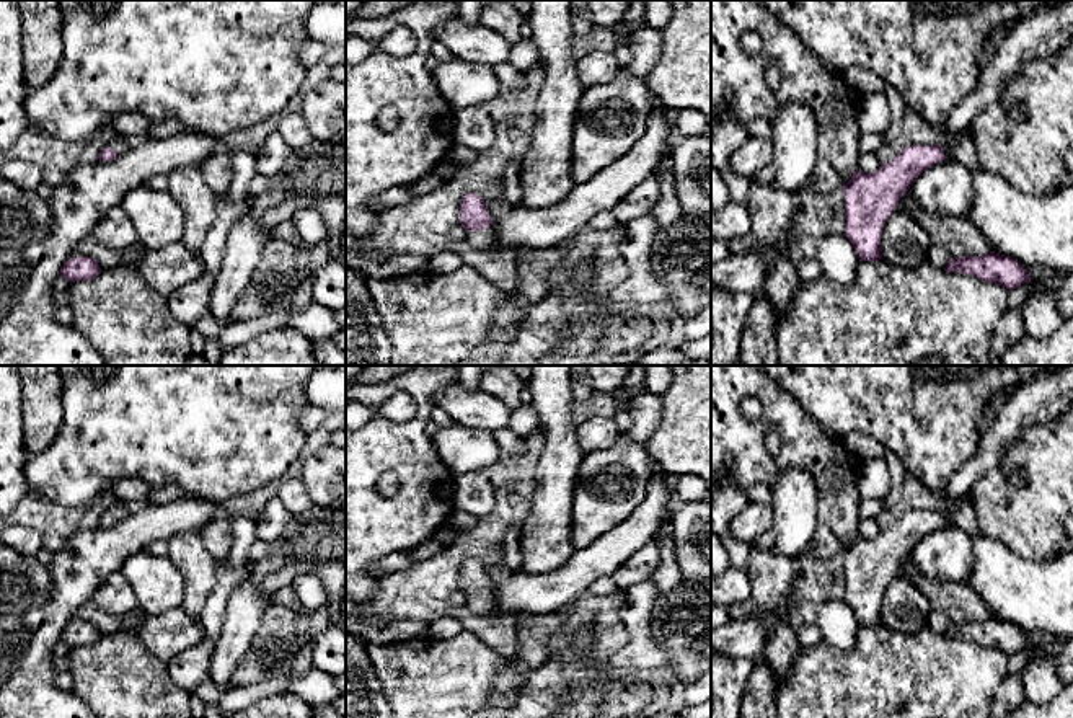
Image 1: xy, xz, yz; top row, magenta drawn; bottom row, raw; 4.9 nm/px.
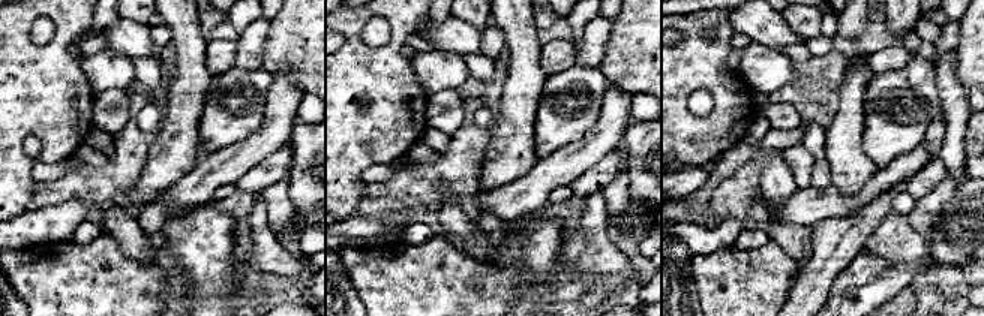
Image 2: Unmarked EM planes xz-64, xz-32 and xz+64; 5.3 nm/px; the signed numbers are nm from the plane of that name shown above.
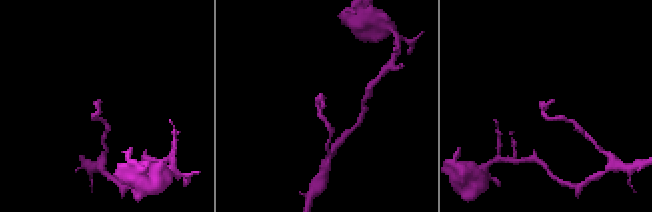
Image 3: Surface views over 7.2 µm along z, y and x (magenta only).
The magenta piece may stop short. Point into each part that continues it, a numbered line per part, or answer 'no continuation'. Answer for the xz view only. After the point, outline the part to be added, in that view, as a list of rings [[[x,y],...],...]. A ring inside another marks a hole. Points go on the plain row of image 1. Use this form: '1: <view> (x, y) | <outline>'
1: xz (483, 606) | [[[489,591],[484,596],[468,597],[466,605],[475,615],[483,617],[483,618],[496,618],[501,615],[494,609],[492,591]]]

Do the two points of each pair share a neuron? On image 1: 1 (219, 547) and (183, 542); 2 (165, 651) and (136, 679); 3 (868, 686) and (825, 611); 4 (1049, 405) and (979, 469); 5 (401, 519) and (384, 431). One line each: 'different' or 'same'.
1: different
2: different
3: different
4: same
5: same

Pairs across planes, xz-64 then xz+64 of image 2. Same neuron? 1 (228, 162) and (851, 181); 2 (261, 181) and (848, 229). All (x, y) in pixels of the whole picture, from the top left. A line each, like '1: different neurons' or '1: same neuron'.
1: different neurons
2: same neuron

